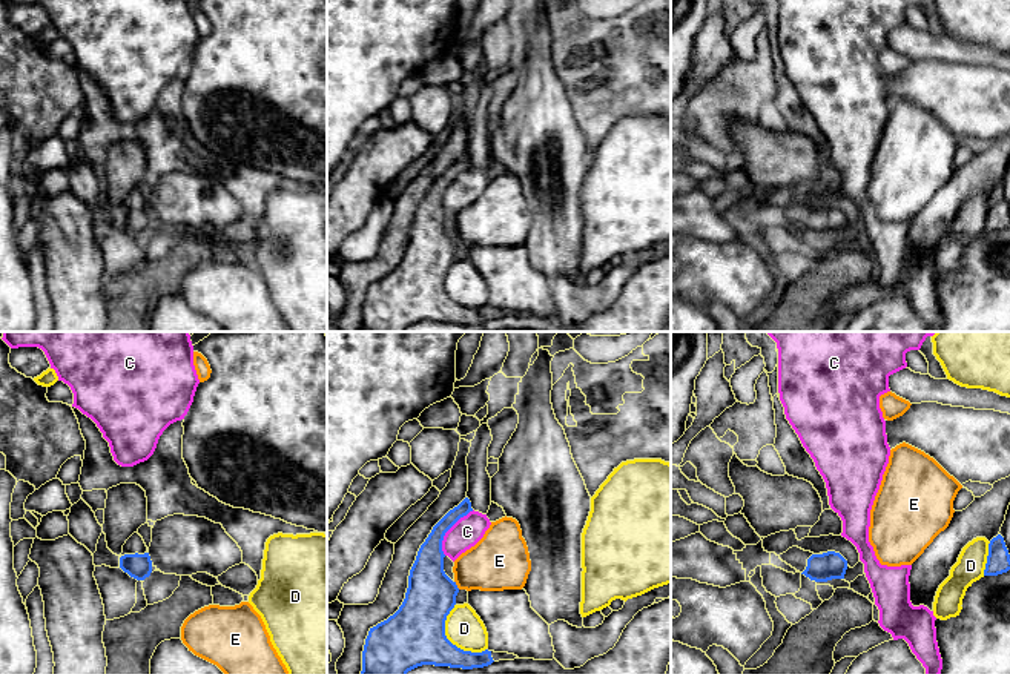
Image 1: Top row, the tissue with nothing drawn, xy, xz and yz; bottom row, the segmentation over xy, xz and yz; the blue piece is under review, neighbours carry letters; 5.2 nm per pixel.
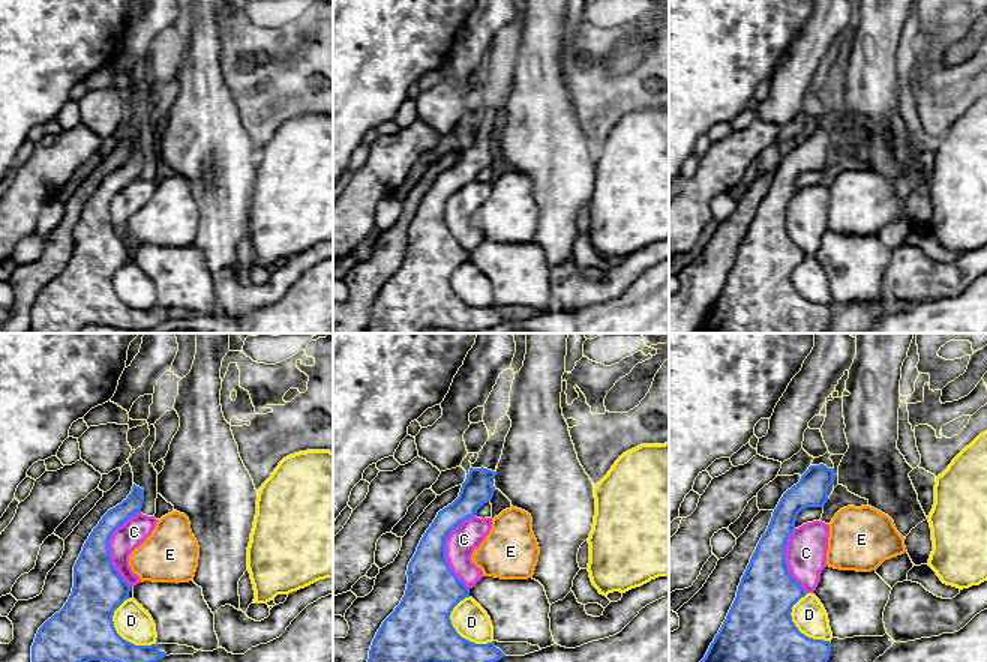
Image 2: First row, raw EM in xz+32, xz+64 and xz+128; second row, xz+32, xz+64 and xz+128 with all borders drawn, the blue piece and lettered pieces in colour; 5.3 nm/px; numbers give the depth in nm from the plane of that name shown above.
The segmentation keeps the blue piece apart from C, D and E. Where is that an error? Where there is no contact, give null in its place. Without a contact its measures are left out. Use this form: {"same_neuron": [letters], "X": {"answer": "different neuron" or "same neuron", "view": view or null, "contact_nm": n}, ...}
{"same_neuron": [], "C": {"answer": "different neuron", "view": "xz", "contact_nm": 280}, "D": {"answer": "different neuron", "view": "xz", "contact_nm": 300}, "E": {"answer": "different neuron", "view": "xz", "contact_nm": 50}}

